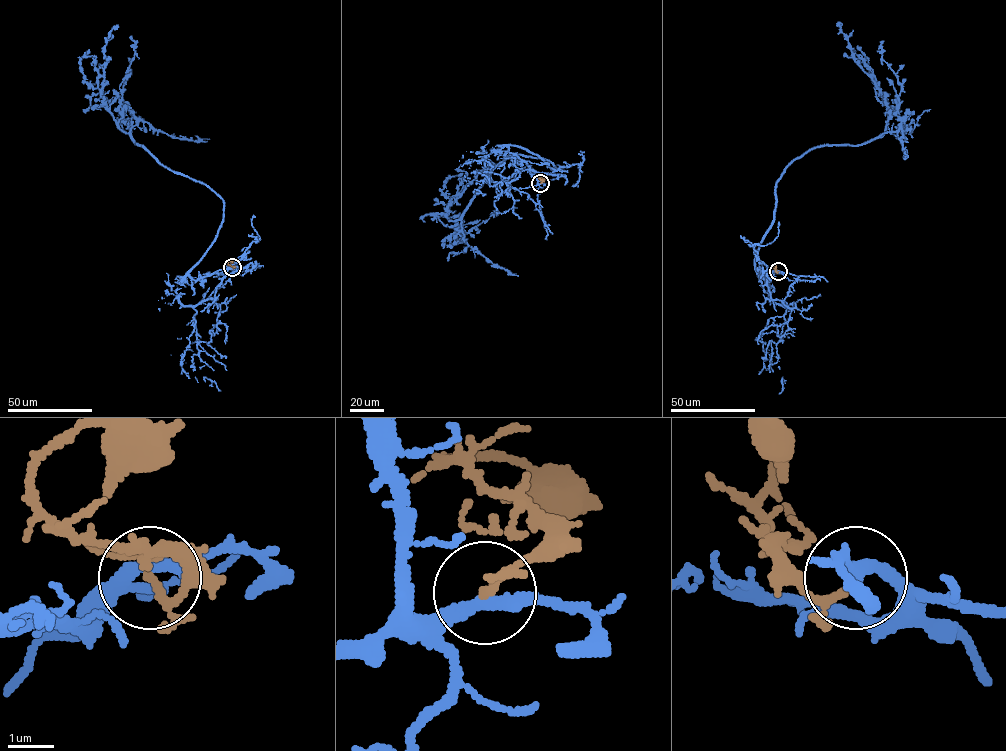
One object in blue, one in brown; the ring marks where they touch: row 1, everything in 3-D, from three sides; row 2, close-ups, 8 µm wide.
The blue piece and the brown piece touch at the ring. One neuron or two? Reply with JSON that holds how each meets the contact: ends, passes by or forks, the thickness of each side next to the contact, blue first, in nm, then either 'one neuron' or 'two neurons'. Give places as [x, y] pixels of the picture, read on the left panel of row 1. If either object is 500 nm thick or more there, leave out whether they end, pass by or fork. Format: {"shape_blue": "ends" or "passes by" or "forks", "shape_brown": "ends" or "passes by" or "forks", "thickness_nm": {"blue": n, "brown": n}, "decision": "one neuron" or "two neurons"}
{"shape_blue": "passes by", "shape_brown": "passes by", "thickness_nm": {"blue": 280, "brown": 130}, "decision": "one neuron"}

